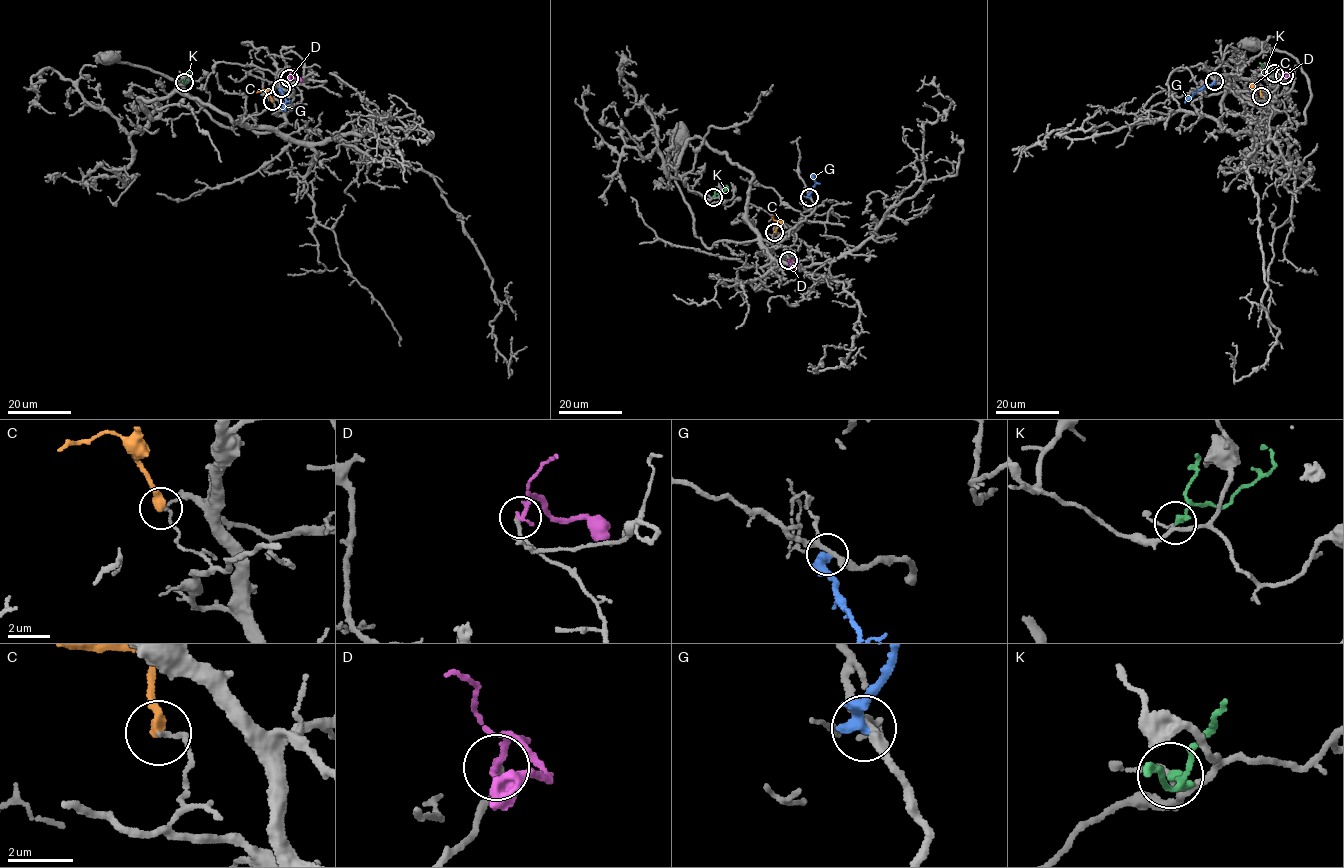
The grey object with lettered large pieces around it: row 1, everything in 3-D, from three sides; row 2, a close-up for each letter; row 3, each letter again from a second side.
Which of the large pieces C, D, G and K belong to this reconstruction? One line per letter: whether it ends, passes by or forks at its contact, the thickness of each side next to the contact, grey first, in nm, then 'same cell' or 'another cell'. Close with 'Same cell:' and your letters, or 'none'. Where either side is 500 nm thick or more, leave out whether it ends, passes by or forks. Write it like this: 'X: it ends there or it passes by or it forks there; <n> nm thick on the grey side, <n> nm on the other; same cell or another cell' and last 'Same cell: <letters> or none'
C: it ends there; 110 nm thick on the grey side, 360 nm on the other; another cell
D: it ends there; 200 nm thick on the grey side, 240 nm on the other; another cell
G: it ends there; 220 nm thick on the grey side, 480 nm on the other; another cell
K: it ends there; 130 nm thick on the grey side, 200 nm on the other; another cell
Same cell: none

